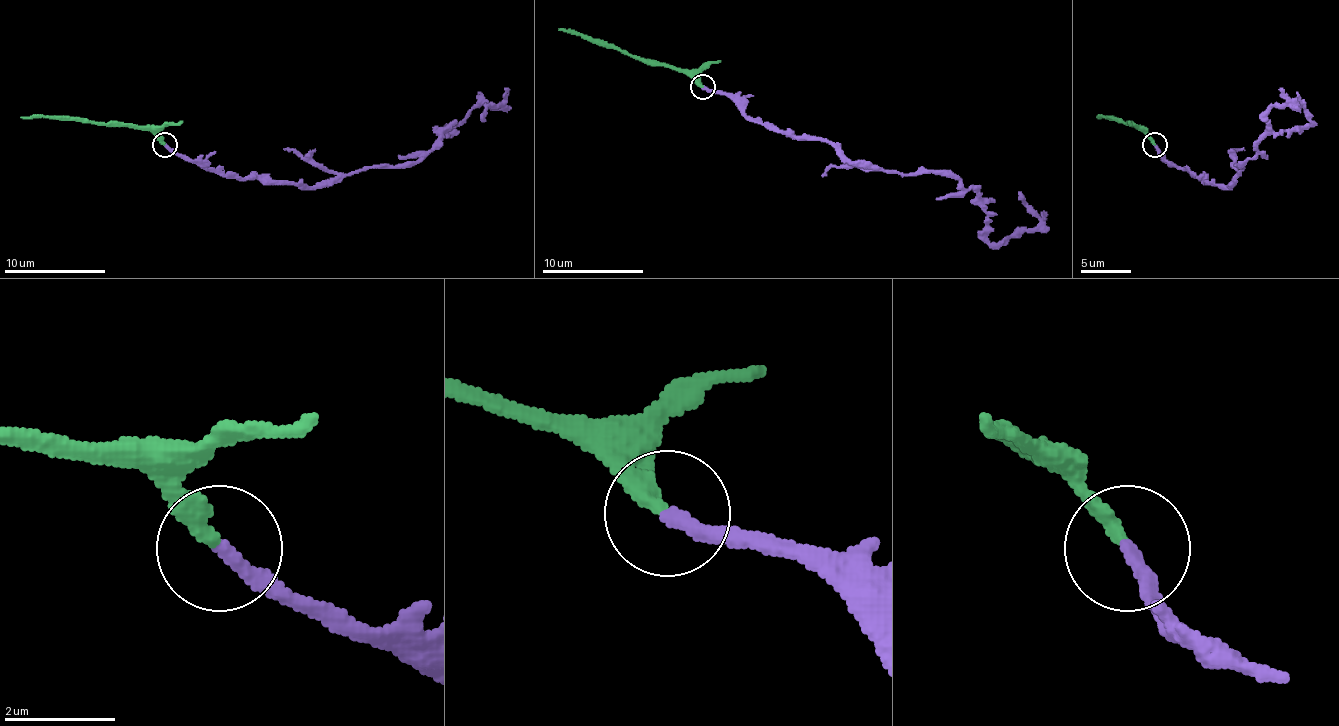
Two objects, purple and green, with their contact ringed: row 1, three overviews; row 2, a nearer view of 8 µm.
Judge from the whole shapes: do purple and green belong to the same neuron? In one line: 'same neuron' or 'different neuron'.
same neuron

